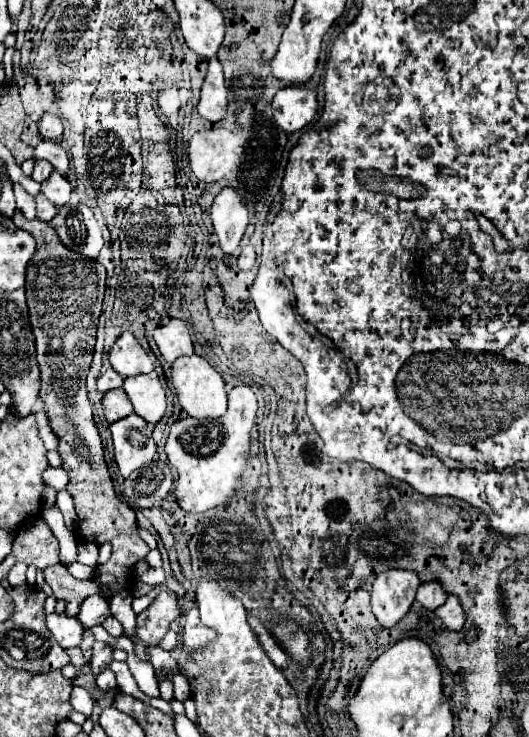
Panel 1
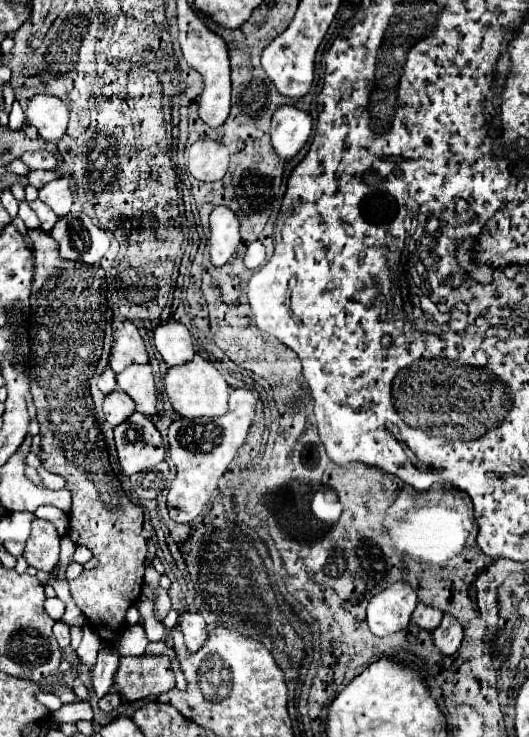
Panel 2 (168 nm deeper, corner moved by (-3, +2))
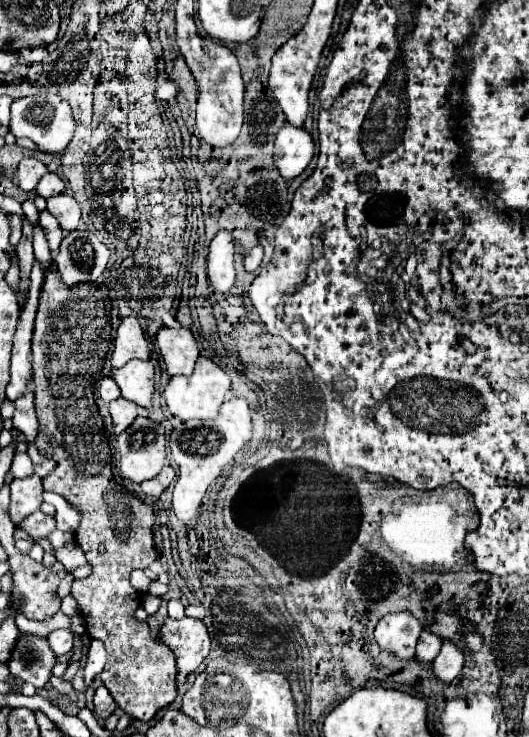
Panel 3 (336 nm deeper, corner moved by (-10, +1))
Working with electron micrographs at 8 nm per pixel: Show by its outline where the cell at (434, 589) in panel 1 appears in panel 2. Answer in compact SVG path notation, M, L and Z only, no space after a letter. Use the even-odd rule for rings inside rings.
M417 603L415 611L413 611L413 617L411 617L411 623L413 625L419 625L421 629L429 629L433 631L439 623L441 623L441 617L443 617L443 611L439 611L437 607L433 605L425 605L425 603Z

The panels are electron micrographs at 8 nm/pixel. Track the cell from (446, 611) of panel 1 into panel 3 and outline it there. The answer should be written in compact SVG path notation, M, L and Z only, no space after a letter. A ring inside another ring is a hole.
M446 642L436 660L432 662L432 670L442 682L452 682L460 674L462 666L464 666L464 656L452 642Z

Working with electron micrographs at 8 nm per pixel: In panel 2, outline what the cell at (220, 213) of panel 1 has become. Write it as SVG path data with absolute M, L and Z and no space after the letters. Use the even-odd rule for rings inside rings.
M215 207L209 217L211 227L211 263L225 265L241 245L241 223L237 213L227 207Z

